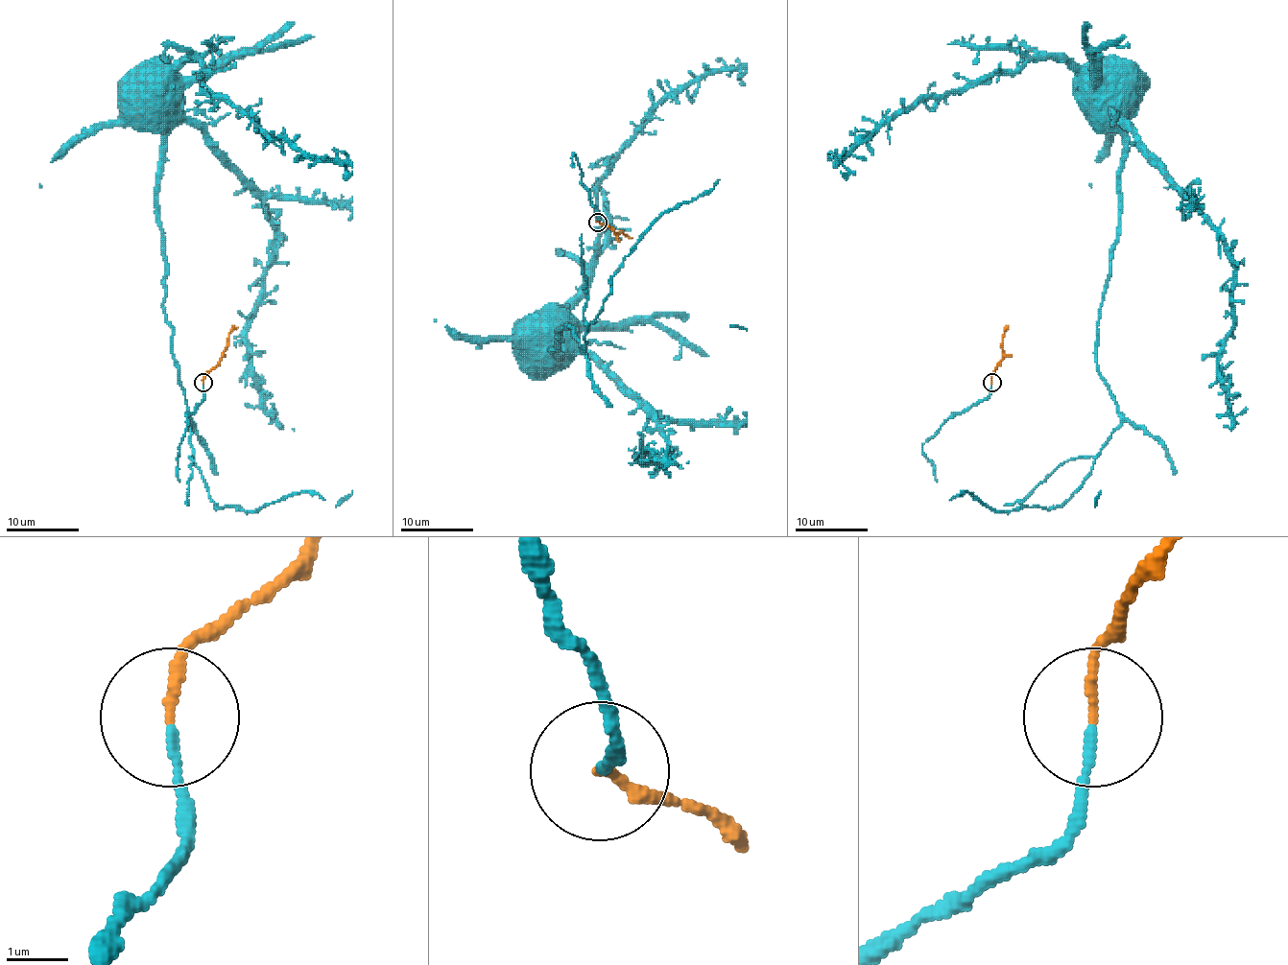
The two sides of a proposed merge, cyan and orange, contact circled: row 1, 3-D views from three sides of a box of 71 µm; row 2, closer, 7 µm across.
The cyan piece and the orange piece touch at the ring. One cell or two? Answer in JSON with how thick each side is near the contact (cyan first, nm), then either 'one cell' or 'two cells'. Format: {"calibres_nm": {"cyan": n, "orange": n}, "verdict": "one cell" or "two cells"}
{"calibres_nm": {"cyan": 110, "orange": 140}, "verdict": "one cell"}

